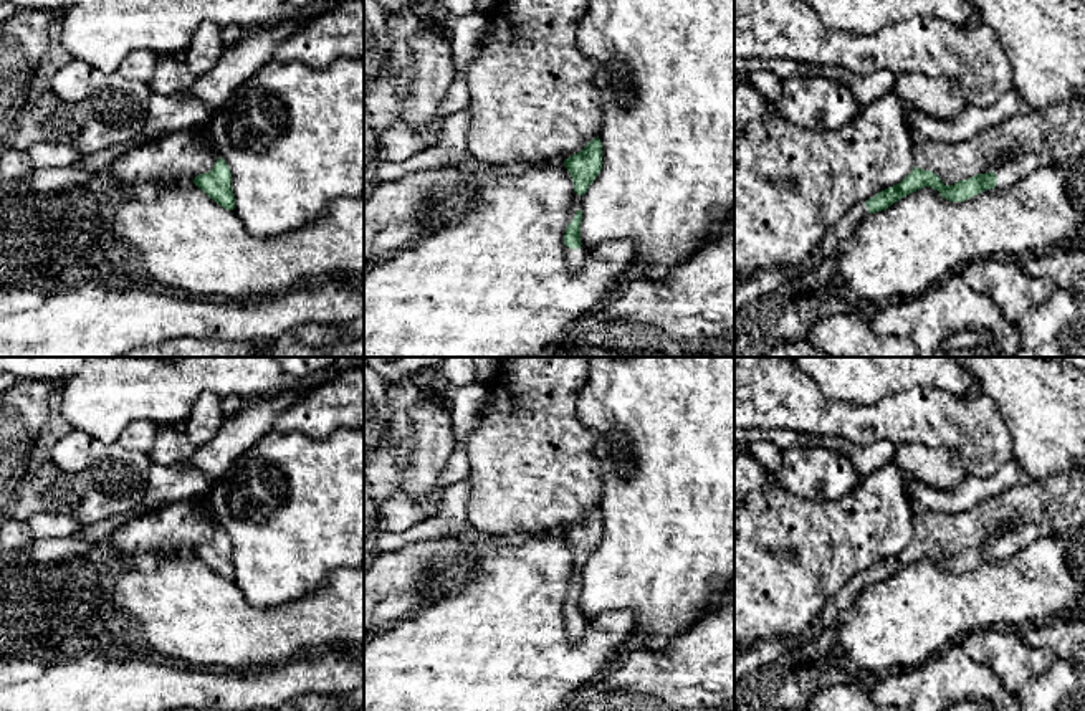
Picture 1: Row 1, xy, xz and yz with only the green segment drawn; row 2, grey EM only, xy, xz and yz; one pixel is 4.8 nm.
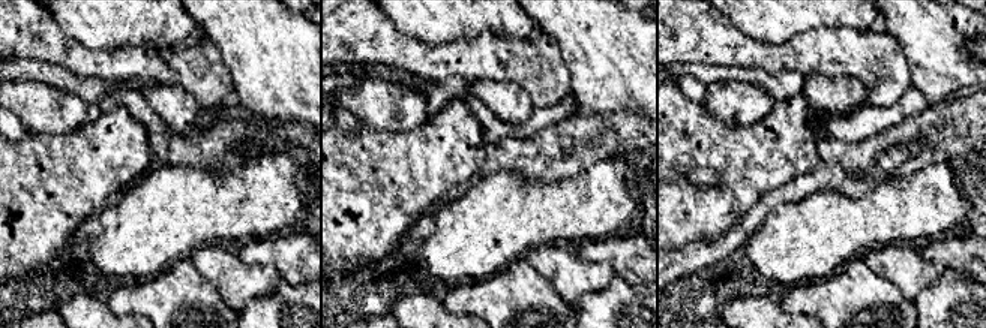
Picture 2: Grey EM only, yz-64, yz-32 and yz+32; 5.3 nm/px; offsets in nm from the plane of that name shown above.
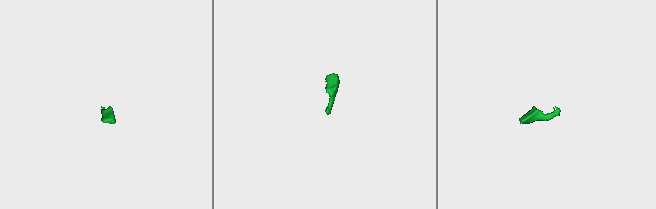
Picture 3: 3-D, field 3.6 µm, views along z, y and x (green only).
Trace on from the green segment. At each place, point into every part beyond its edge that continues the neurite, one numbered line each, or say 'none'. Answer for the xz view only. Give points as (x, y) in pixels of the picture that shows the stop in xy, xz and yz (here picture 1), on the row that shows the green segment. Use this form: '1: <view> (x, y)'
1: xz (578, 200)

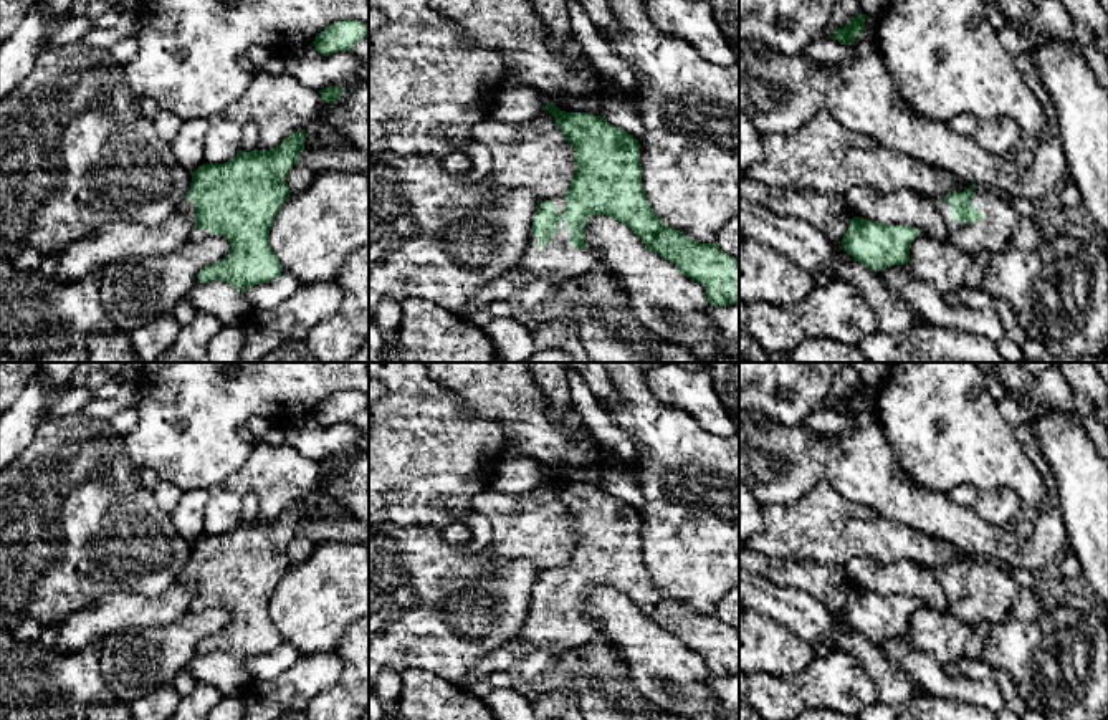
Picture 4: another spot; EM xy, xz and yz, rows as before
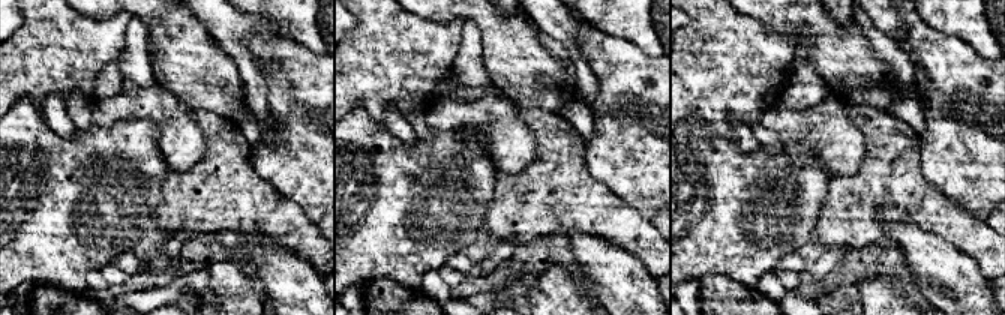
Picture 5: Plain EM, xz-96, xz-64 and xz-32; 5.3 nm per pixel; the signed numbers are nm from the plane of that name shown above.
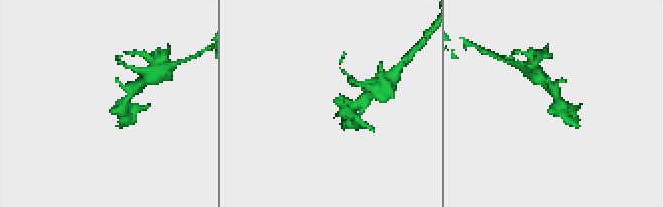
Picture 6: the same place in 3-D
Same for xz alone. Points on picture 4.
1: xz (558, 260)

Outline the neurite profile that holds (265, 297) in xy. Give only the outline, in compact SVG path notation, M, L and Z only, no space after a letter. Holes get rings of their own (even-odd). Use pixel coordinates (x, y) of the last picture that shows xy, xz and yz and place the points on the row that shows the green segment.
M281 271L281 275L270 283L250 286L245 296L253 311L270 311L294 295L299 286L299 280L288 271Z

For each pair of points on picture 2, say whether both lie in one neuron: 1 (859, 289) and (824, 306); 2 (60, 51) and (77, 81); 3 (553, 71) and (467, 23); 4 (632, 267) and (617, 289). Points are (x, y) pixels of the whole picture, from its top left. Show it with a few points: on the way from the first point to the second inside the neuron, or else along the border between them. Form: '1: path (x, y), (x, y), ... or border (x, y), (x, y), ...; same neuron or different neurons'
1: path (850, 298), (845, 303), (833, 303); same neuron
2: border (39, 60), (60, 65), (80, 75), (107, 80); different neurons
3: border (517, 36), (480, 32), (449, 44); different neurons
4: border (614, 273), (629, 283), (641, 285); different neurons

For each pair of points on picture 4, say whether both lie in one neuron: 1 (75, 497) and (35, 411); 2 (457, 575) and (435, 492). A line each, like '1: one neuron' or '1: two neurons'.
1: two neurons
2: two neurons

